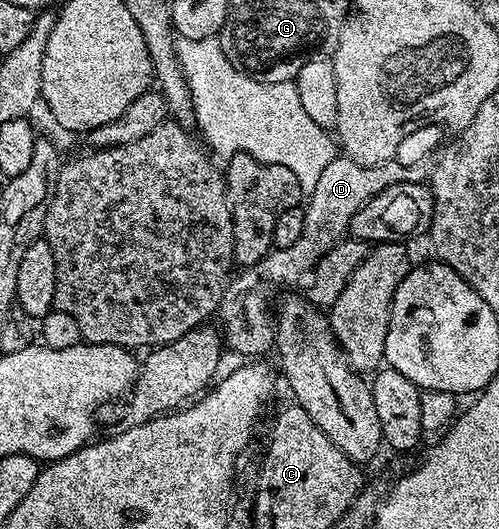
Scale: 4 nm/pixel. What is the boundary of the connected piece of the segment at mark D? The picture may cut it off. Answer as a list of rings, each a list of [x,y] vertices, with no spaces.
[[[343,155],[333,157],[331,163],[326,166],[326,171],[322,171],[322,176],[318,179],[314,191],[307,194],[306,204],[303,206],[302,239],[298,239],[298,243],[294,243],[294,247],[286,247],[285,249],[273,248],[272,252],[263,261],[259,262],[258,269],[261,269],[261,278],[255,273],[257,271],[255,268],[248,267],[241,272],[244,273],[241,277],[233,276],[229,280],[228,288],[224,291],[224,298],[220,300],[220,308],[218,310],[218,318],[220,317],[221,323],[224,324],[222,337],[226,342],[227,348],[229,345],[234,352],[241,353],[244,356],[241,358],[244,359],[260,359],[263,358],[260,357],[263,353],[271,354],[276,343],[276,326],[273,314],[270,312],[270,305],[268,309],[268,293],[264,290],[264,281],[269,281],[272,285],[296,285],[301,280],[301,284],[311,274],[312,268],[348,233],[348,225],[354,219],[354,215],[358,215],[360,208],[375,193],[386,191],[386,187],[390,187],[394,183],[402,183],[403,181],[427,182],[431,174],[432,165],[427,160],[408,166],[403,166],[402,163],[395,159],[388,161],[384,165],[360,165]]]

